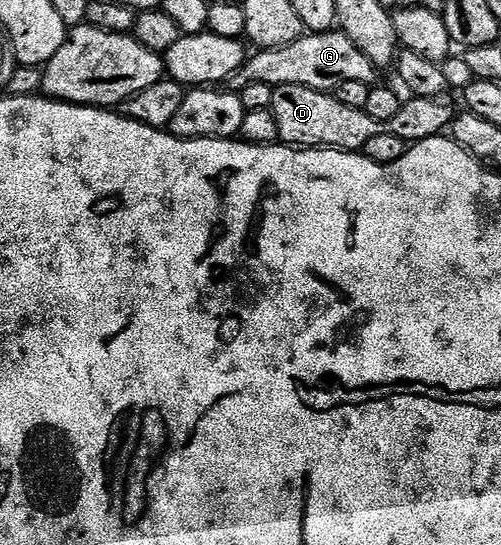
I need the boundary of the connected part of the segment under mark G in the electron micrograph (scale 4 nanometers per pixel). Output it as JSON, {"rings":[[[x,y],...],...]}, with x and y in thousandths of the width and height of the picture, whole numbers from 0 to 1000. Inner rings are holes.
{"rings":[[[613,59],[577,84],[529,88],[495,101],[485,117],[463,136],[457,154],[463,163],[481,165],[505,150],[529,150],[553,163],[565,158],[609,158],[629,167],[667,171],[681,150],[729,150],[747,156],[752,127],[685,59]]]}

